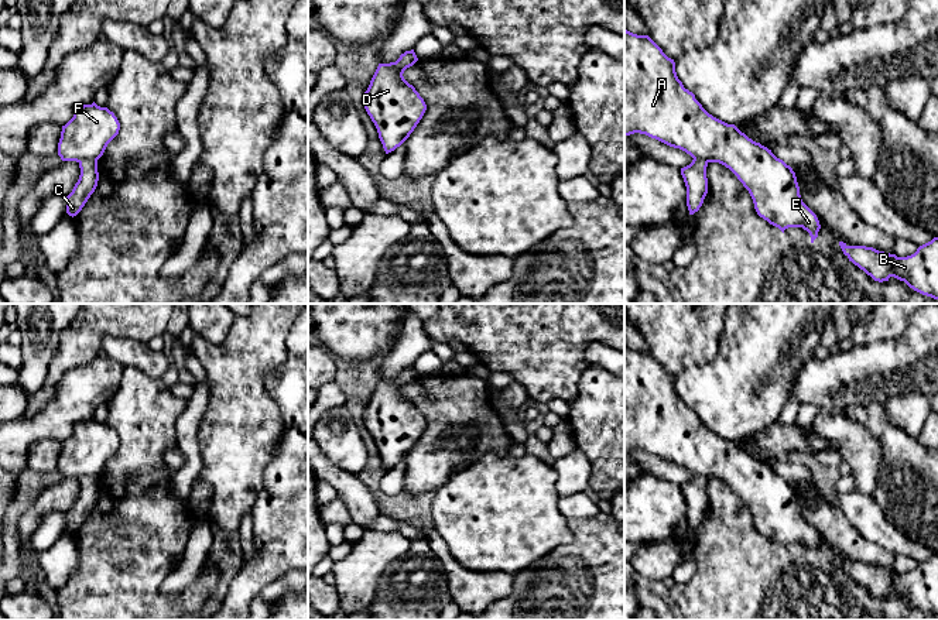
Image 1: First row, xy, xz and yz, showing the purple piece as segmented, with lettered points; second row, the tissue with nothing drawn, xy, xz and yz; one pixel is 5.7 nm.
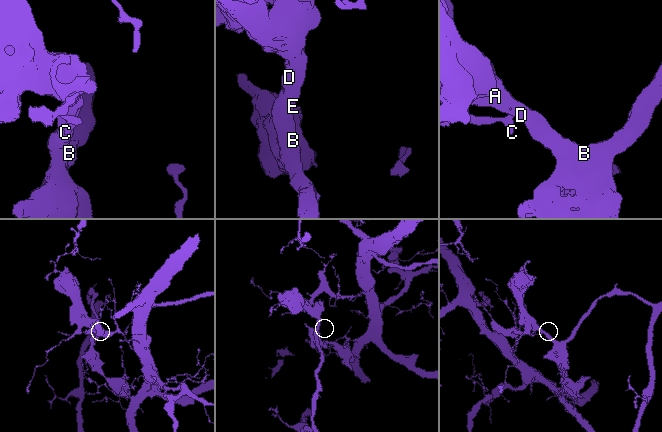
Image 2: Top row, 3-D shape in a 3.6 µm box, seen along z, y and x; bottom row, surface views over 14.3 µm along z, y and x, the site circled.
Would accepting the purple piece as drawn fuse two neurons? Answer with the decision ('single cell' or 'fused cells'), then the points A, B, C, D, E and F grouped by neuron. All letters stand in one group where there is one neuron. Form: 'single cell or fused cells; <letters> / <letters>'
fused cells; A B D E F / C

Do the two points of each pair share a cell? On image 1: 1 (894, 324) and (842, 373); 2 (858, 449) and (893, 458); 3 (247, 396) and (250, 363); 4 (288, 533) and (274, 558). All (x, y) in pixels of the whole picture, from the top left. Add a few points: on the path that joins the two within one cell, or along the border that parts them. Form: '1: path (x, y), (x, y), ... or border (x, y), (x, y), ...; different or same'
1: border (906, 325), (893, 338), (856, 346); different
2: border (865, 425), (880, 449), (875, 487); different
3: path (247, 387), (247, 372); same
4: path (286, 538), (277, 552); same

